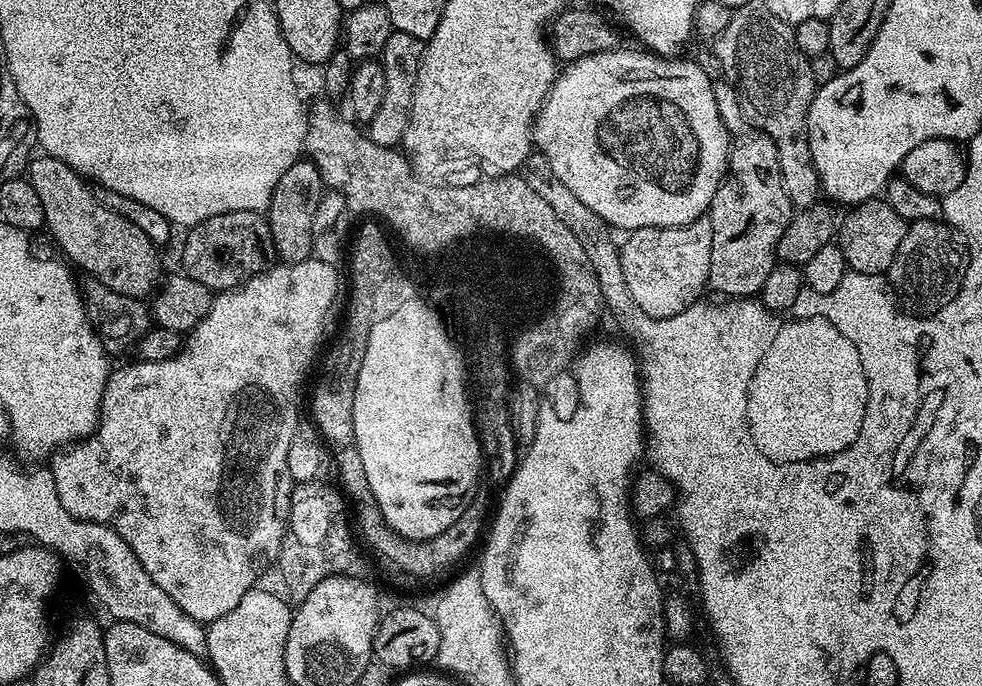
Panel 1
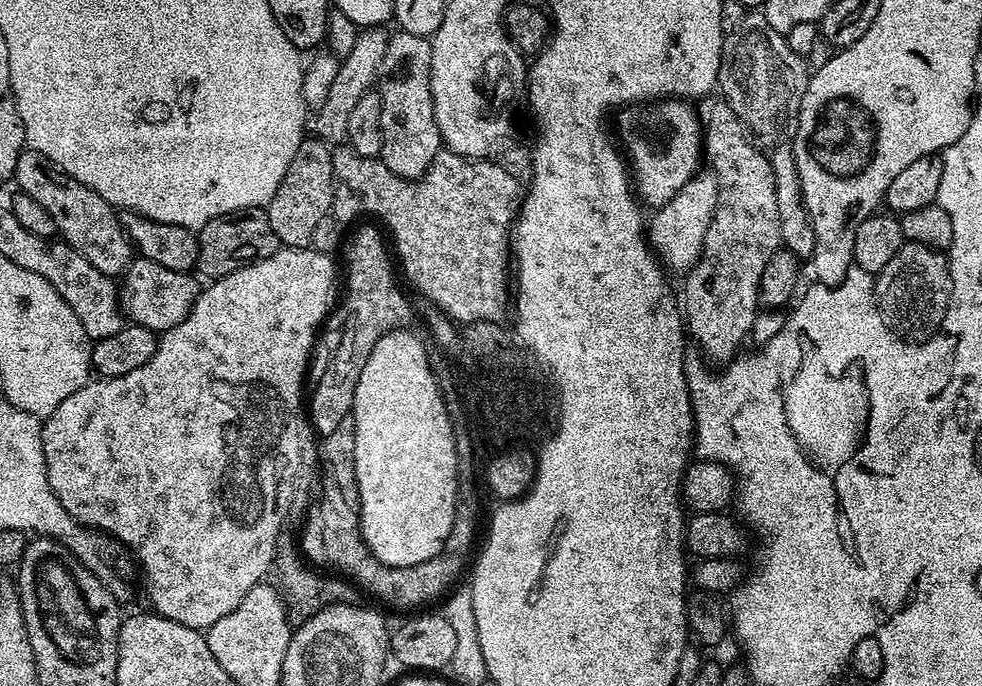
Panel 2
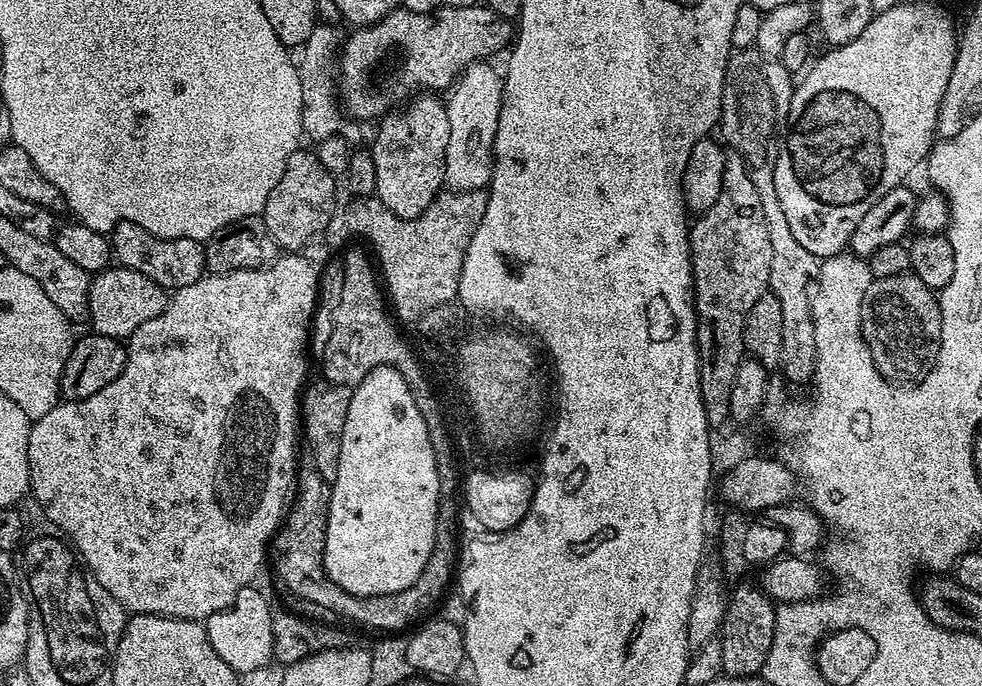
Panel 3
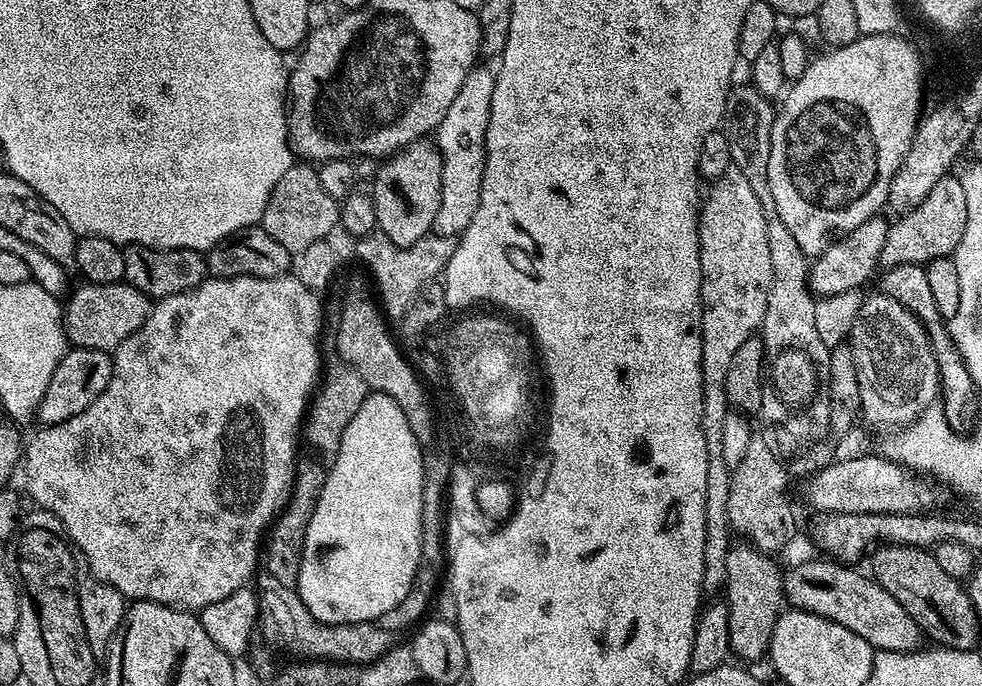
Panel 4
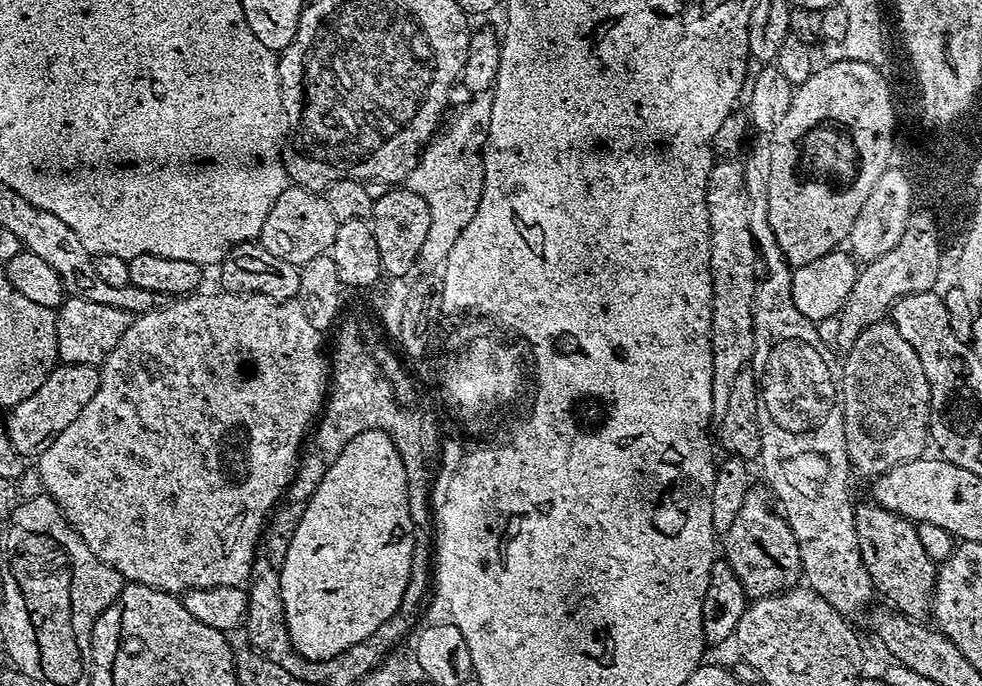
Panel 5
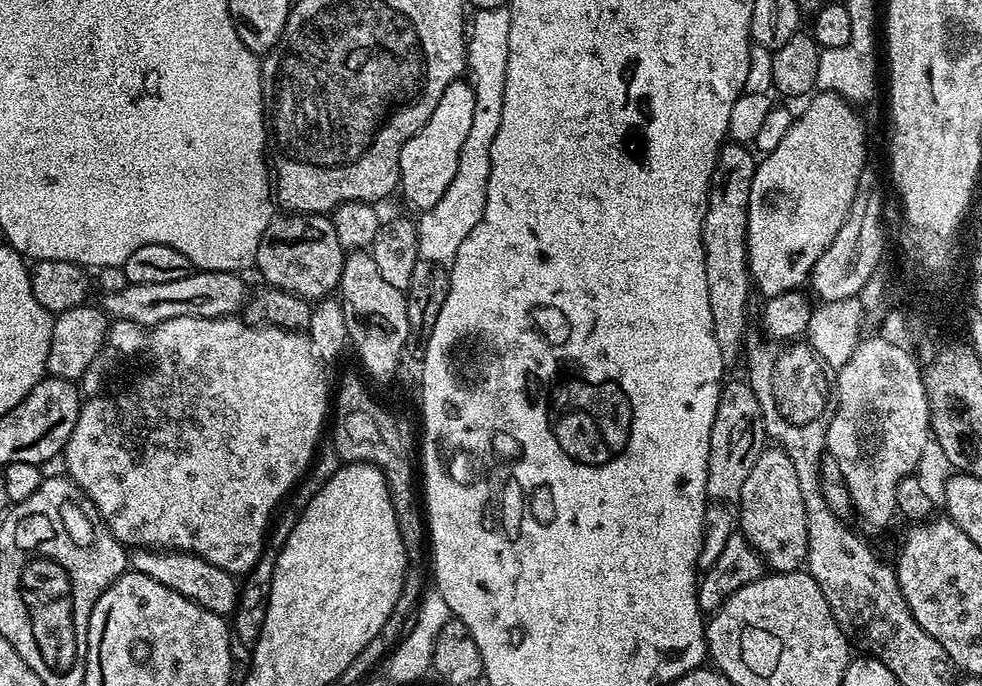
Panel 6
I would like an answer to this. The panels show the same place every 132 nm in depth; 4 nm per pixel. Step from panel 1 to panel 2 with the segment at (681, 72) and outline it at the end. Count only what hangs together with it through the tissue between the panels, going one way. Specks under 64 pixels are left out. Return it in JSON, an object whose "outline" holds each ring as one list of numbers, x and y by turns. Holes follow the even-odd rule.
{"outline":[[671,100,653,103,637,111,640,112,637,116,631,116,628,110,619,113,619,143,630,169,630,179,637,197,645,205,648,203,649,209,661,208,673,200,701,171,702,125,699,115,688,108,691,107,687,103]]}

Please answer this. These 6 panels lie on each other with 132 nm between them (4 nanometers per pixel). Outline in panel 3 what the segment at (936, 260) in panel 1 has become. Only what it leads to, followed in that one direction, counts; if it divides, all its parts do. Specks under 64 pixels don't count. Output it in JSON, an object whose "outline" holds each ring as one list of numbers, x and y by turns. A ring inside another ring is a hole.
{"outline":[[906,271,901,276,875,278,860,307,860,329,876,368,887,380,908,386,923,380,938,358,942,338,942,307,926,282]]}

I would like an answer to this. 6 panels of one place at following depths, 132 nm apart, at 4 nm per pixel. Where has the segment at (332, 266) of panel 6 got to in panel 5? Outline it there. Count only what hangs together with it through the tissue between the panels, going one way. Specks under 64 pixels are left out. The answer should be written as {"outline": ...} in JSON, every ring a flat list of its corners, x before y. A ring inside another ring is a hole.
{"outline":[[289,186,282,190,282,194,278,194,278,202,270,206,270,214,266,214,266,222,262,222,258,242,277,258,286,258,286,262,303,266,310,262,310,258,318,258,331,249,337,225,321,193]]}

